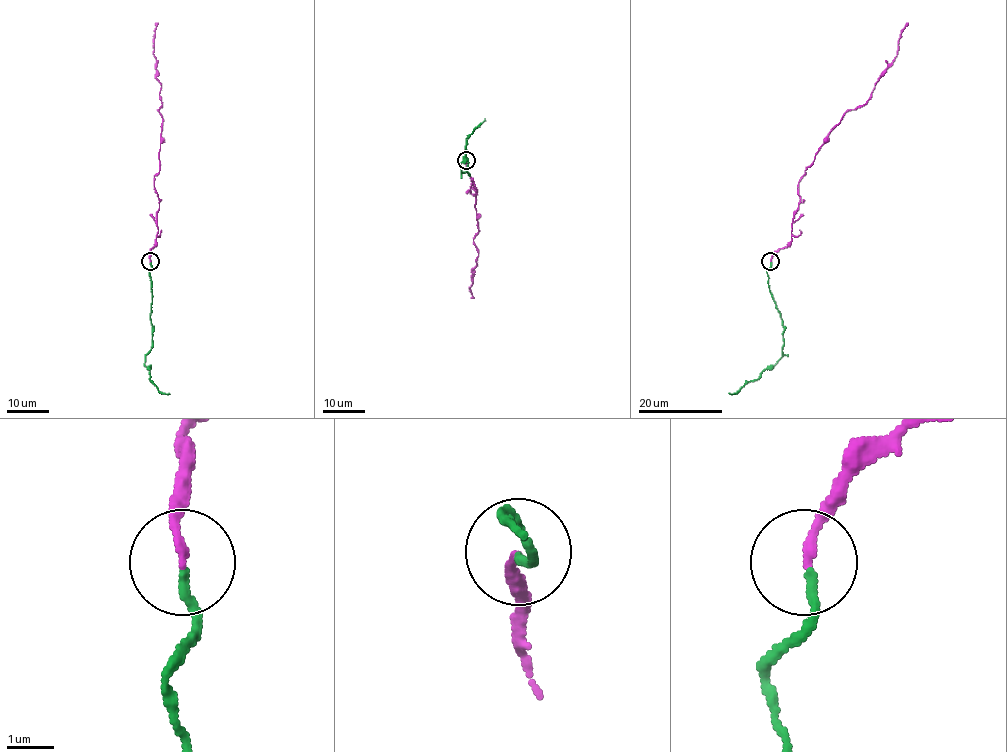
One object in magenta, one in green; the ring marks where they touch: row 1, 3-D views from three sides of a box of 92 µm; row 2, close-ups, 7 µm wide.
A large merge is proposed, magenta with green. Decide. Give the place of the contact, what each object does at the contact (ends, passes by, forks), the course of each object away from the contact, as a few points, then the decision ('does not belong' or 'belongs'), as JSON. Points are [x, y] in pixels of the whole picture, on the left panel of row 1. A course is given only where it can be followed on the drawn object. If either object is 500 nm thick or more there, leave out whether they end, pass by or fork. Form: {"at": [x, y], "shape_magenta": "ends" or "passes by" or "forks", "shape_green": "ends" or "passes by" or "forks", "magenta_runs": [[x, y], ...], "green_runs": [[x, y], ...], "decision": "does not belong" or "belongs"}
{"at": [150, 261], "shape_magenta": "ends", "shape_green": "ends", "magenta_runs": [[150, 261], [158, 231], [154, 176], [159, 170], [162, 121], [153, 53], [158, 23]], "green_runs": [[150, 262], [152, 346], [144, 366], [150, 371], [151, 381], [160, 392], [169, 393]], "decision": "belongs"}

